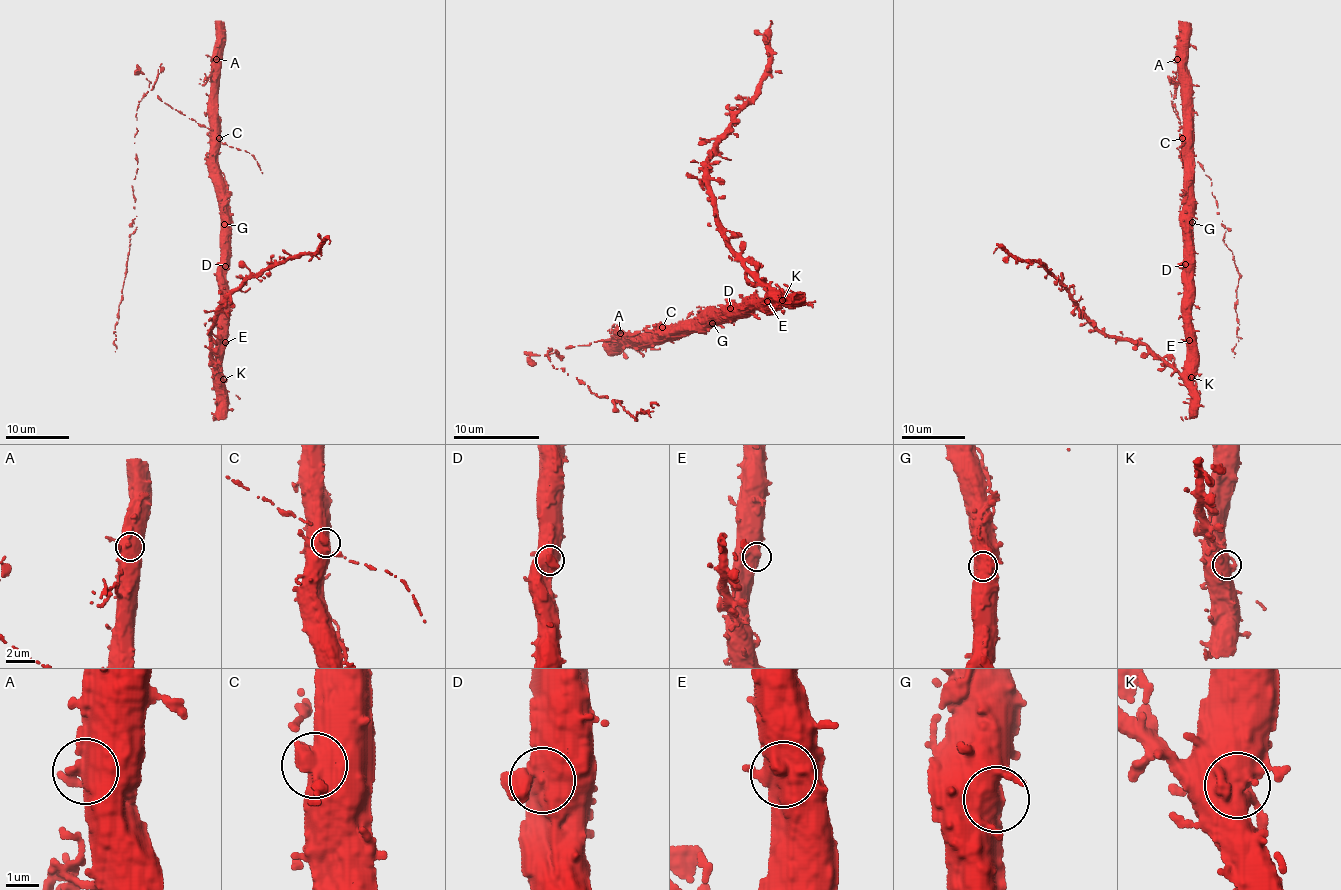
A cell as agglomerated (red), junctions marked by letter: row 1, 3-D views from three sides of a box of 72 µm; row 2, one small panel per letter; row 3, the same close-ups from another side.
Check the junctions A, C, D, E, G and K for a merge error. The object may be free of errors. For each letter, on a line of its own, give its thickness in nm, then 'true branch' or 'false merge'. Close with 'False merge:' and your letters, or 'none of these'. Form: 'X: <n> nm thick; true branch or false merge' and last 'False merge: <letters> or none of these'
A: 600 nm thick; true branch
C: 650 nm thick; false merge
D: 550 nm thick; true branch
E: 550 nm thick; true branch
G: 550 nm thick; true branch
K: 550 nm thick; true branch
False merge: C

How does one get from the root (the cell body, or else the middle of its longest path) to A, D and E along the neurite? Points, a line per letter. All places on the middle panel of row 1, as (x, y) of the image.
A: (689, 322), (664, 325), (636, 336), (620, 333)
D: (689, 322), (730, 308)
E: (689, 322), (720, 310), (749, 309), (767, 301)

